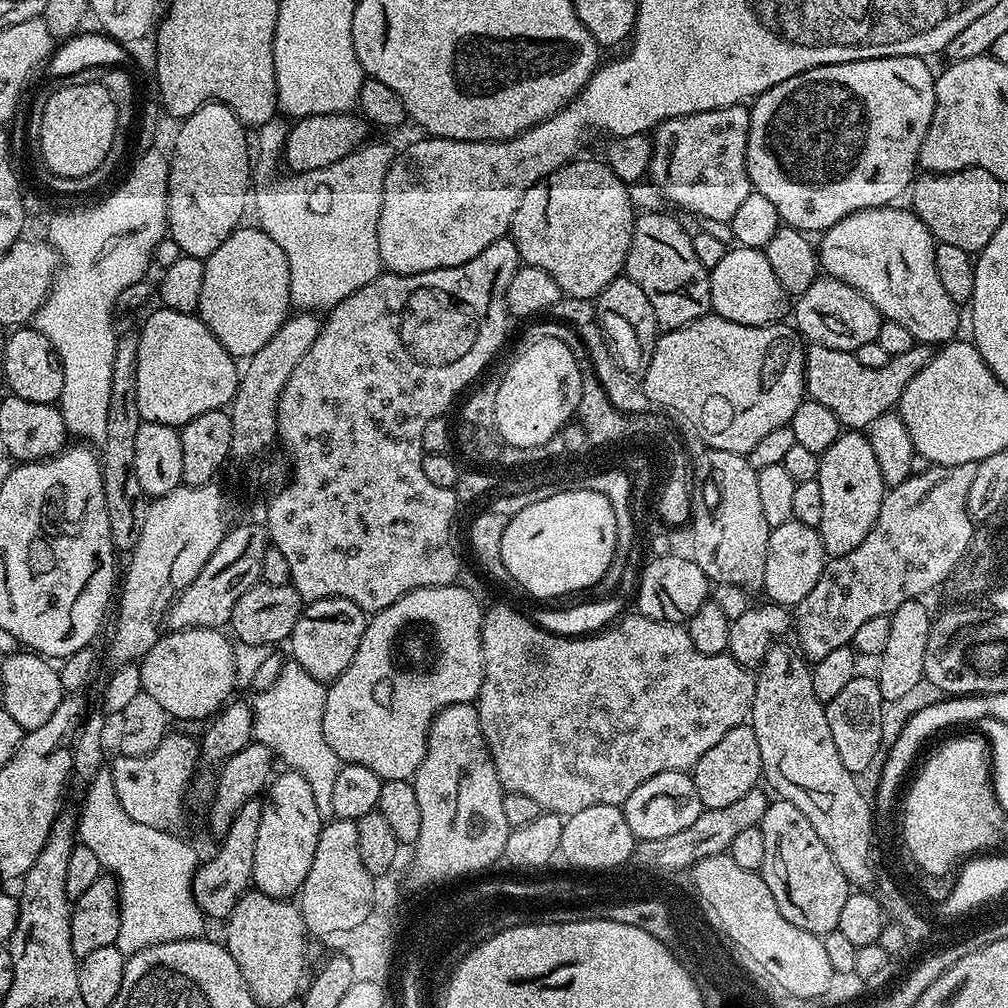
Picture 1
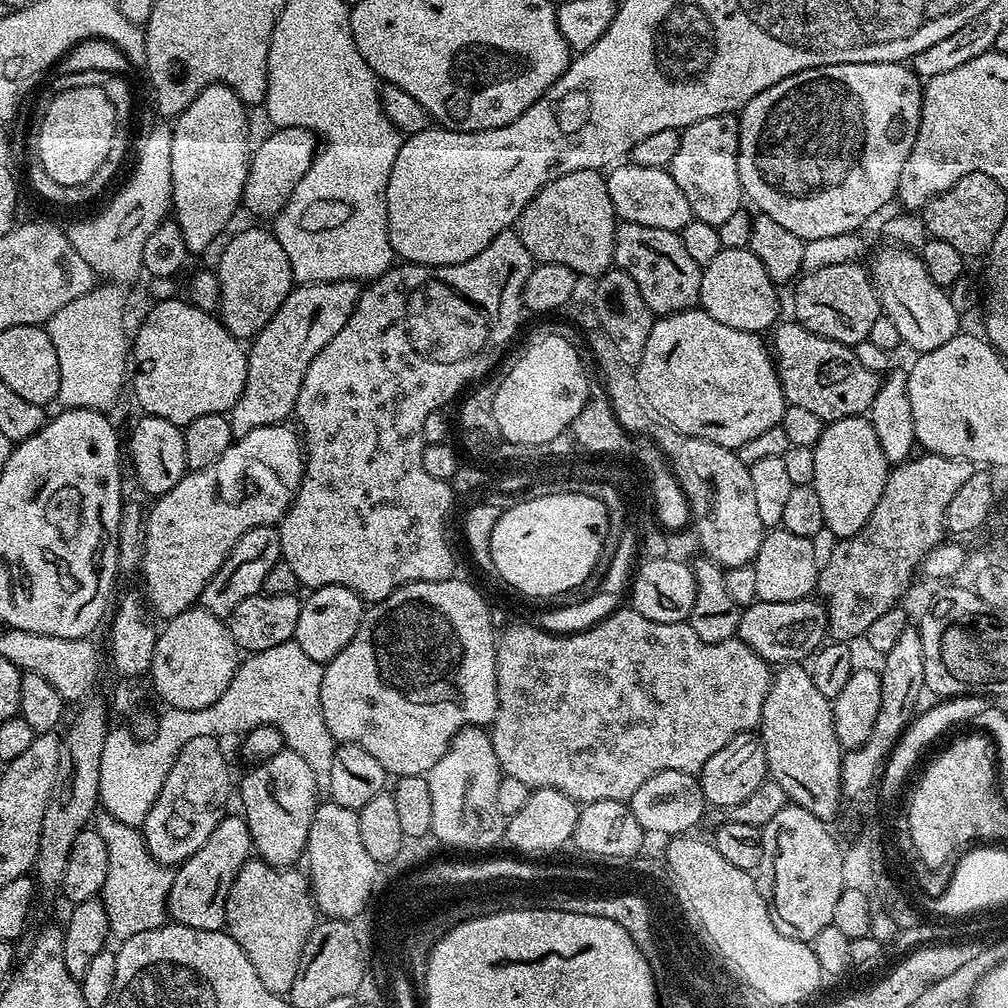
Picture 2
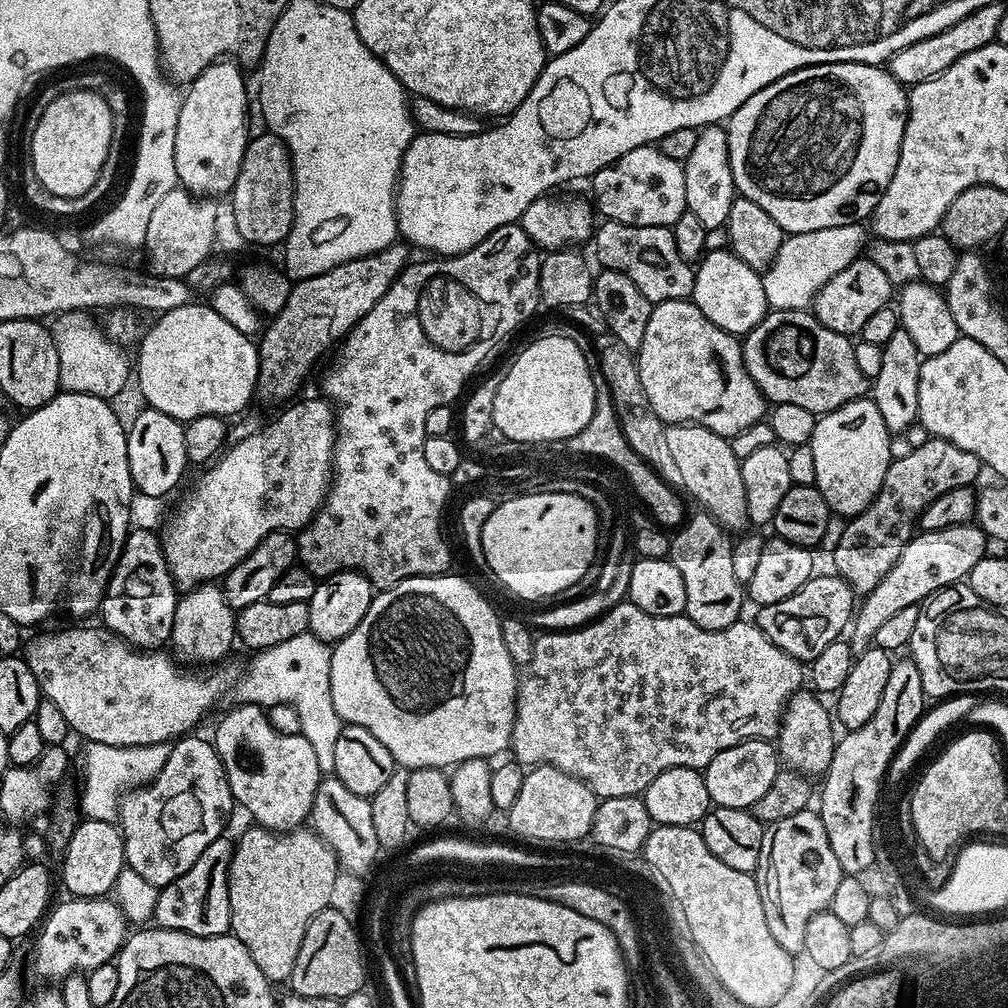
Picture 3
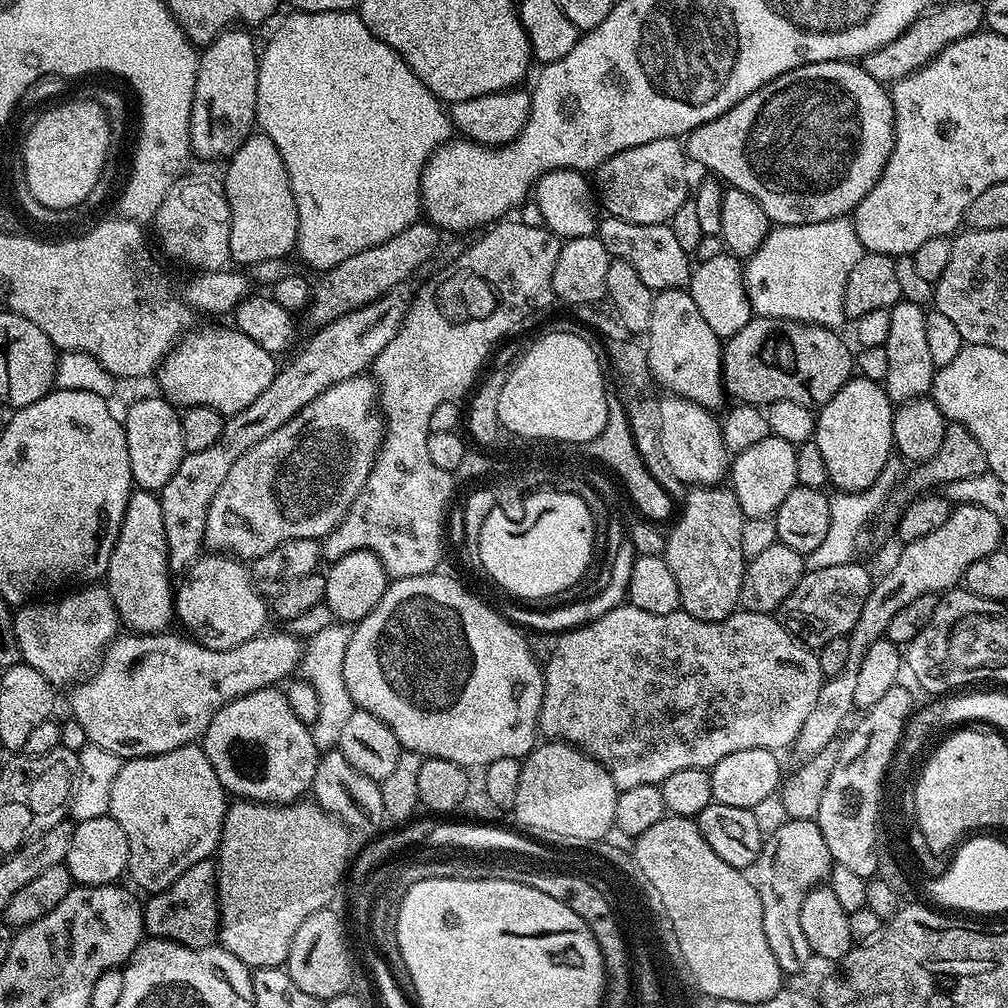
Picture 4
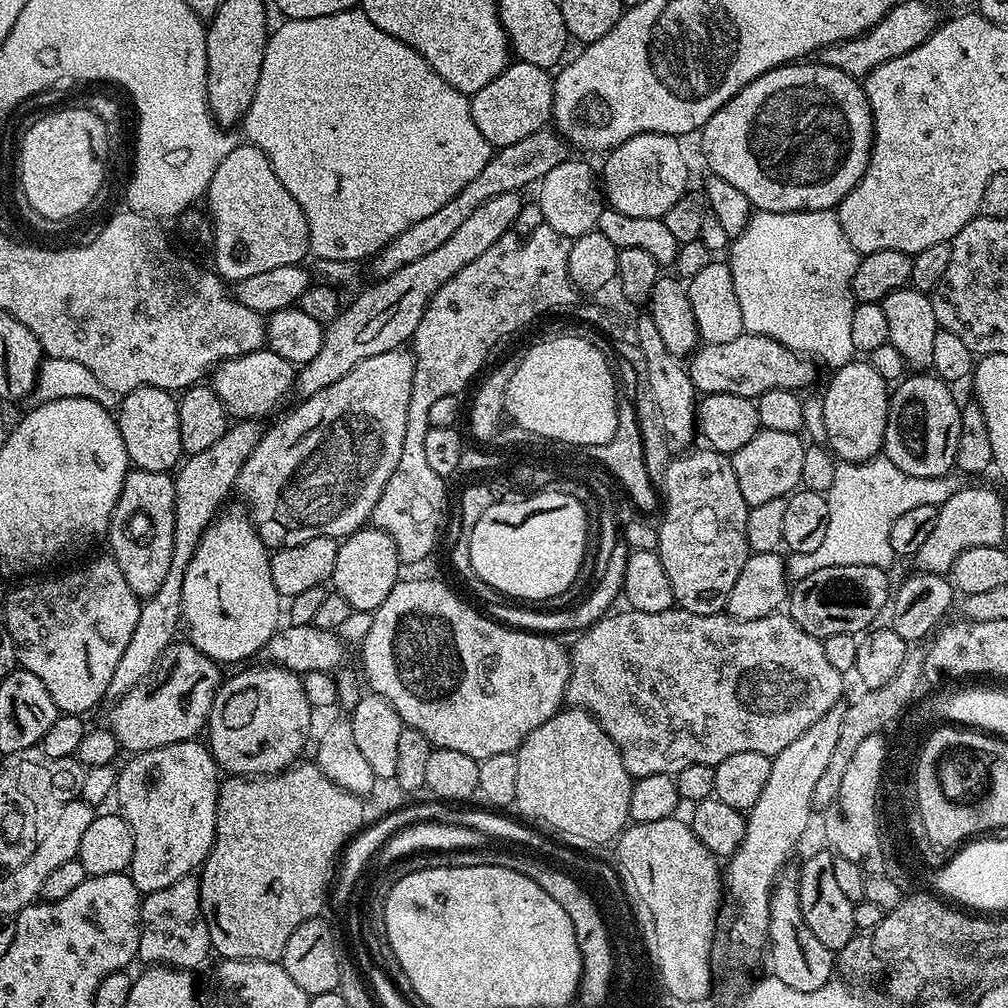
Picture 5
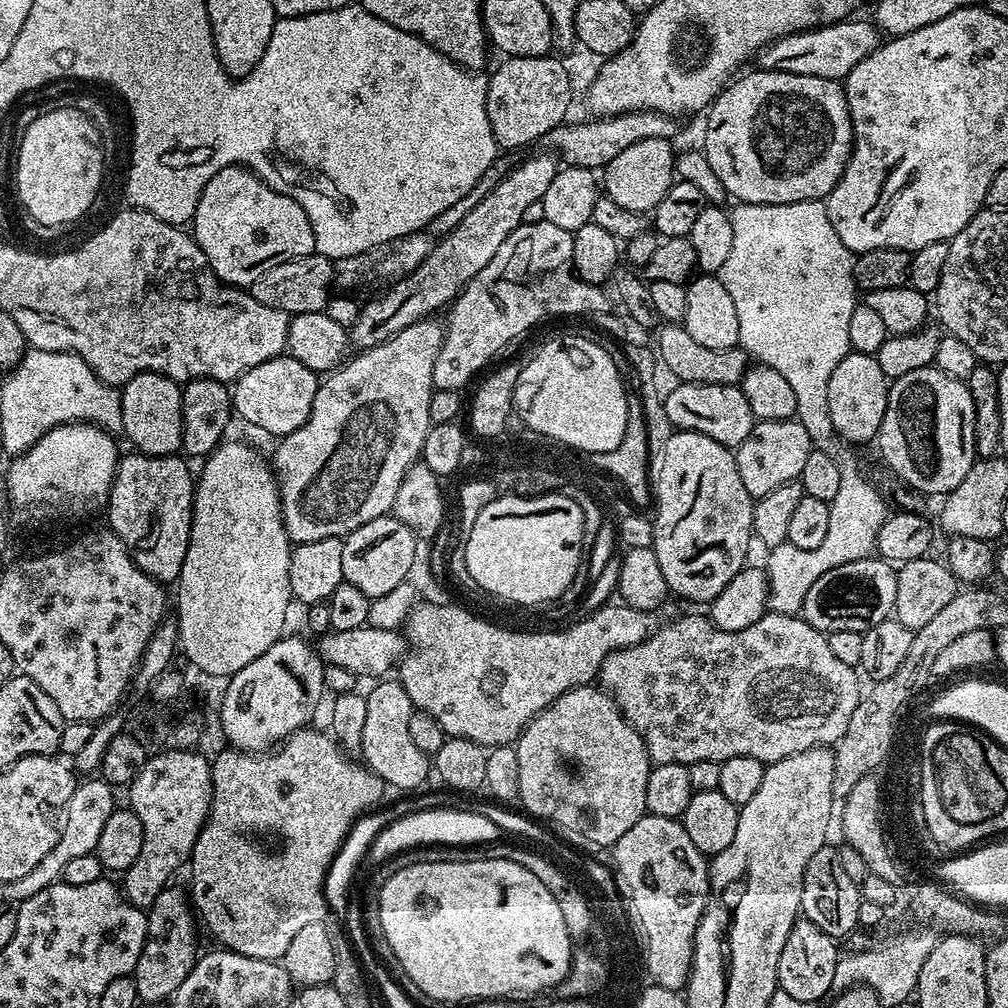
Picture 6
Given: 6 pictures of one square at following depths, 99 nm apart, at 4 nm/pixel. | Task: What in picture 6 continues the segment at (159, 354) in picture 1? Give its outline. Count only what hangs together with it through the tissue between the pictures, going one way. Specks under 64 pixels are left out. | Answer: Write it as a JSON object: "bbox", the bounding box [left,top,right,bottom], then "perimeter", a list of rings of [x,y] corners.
{"bbox":[230,354,320,438],"perimeter":[[[281,354],[246,370],[246,374],[242,374],[236,379],[230,388],[232,411],[239,419],[241,416],[246,423],[253,424],[254,427],[261,428],[264,432],[269,432],[273,438],[279,438],[298,430],[298,426],[302,426],[302,422],[306,422],[306,418],[310,416],[310,410],[314,406],[314,394],[319,389],[320,380],[317,373],[310,370],[310,366],[302,366],[302,362],[298,362],[298,358]]]}

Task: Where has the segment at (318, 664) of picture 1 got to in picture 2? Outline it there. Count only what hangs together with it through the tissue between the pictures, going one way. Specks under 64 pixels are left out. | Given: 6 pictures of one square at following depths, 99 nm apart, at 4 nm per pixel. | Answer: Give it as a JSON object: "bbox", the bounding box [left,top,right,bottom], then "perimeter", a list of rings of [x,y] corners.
{"bbox":[294,586,366,665],"perimeter":[[[322,586],[311,589],[307,595],[300,605],[294,641],[307,657],[325,665],[354,638],[358,626],[364,620],[366,604],[358,594],[354,594],[354,590],[346,586]]]}

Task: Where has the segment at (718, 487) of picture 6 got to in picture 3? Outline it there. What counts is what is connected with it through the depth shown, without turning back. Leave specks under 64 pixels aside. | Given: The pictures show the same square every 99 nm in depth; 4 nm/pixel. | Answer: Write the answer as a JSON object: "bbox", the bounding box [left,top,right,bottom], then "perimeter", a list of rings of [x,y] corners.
{"bbox":[670,514,746,630],"perimeter":[[[699,514],[693,518],[685,519],[682,527],[671,537],[670,559],[674,566],[678,566],[678,574],[682,574],[682,582],[686,582],[686,606],[684,615],[689,616],[702,630],[722,630],[726,626],[735,624],[741,619],[740,612],[746,605],[745,585],[738,582],[734,575],[734,565],[730,562],[733,537],[722,527],[713,516]]]}

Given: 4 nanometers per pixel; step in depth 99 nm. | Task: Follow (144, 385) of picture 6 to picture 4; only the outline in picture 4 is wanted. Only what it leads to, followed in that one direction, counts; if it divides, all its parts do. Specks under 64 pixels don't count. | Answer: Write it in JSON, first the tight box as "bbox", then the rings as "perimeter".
{"bbox":[122,395,185,493],"perimeter":[[[163,395],[144,396],[136,400],[128,408],[128,413],[123,413],[122,423],[126,434],[126,450],[130,454],[130,470],[132,471],[132,482],[137,489],[159,493],[160,489],[174,478],[174,470],[185,456],[184,443],[182,442],[181,413],[173,405],[164,399]]]}

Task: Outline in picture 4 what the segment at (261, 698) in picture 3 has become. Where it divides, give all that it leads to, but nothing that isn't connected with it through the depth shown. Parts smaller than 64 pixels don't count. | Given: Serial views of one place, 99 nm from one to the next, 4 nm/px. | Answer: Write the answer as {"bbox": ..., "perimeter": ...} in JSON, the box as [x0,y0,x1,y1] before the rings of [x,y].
{"bbox":[299,622,354,750],"perimeter":[[[334,622],[326,626],[326,630],[318,630],[318,634],[307,637],[306,647],[303,649],[299,671],[303,679],[314,686],[314,694],[318,694],[318,714],[311,721],[312,737],[317,749],[332,750],[339,745],[342,729],[350,719],[354,710],[350,690],[346,690],[346,678],[342,674],[342,666],[346,660],[346,646],[352,637],[352,628],[343,622]]]}

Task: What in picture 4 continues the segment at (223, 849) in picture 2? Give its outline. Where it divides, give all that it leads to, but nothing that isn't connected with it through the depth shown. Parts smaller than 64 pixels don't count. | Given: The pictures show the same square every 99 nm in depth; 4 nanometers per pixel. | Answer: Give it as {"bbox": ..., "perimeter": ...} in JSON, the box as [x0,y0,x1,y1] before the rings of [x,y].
{"bbox":[143,858,220,948],"perimeter":[[[209,858],[194,862],[172,885],[162,892],[151,893],[143,905],[144,931],[149,937],[157,940],[178,942],[187,948],[211,948],[217,943],[220,927],[220,903],[216,901],[216,862]]]}

